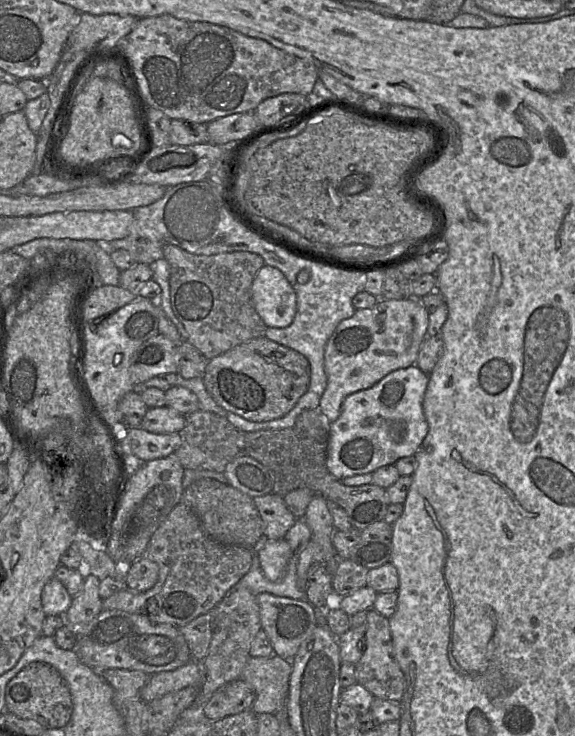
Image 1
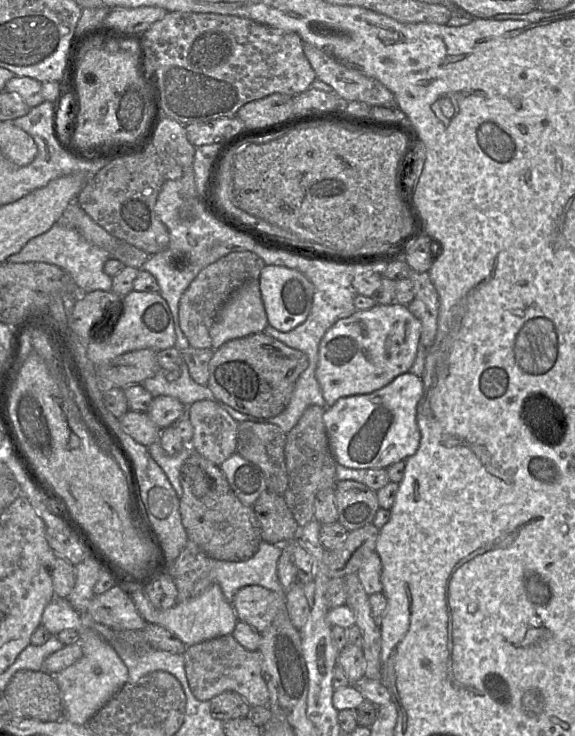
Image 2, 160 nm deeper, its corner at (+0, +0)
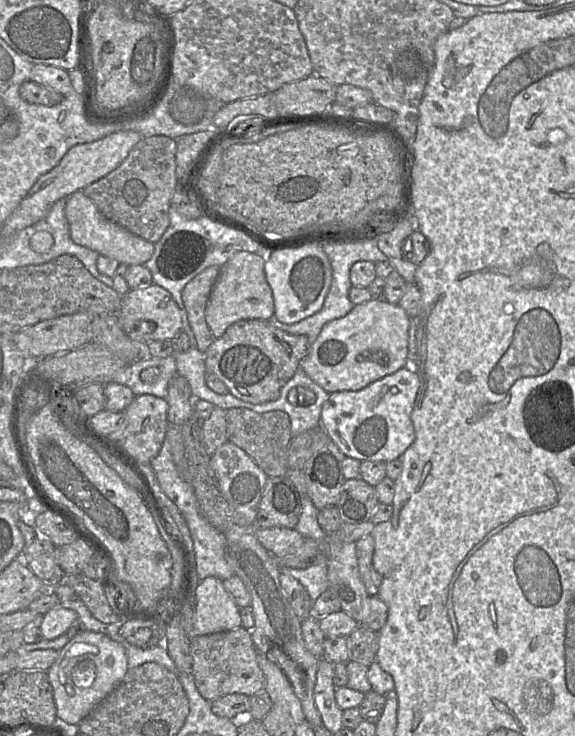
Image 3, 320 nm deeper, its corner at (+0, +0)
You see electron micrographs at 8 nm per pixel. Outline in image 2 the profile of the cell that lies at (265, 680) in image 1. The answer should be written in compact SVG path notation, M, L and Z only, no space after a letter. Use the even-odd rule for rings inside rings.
M225 635L188 646L183 653L189 686L200 701L210 701L225 691L240 694L250 707L268 706L269 691L262 675L260 651L249 651L231 635Z

